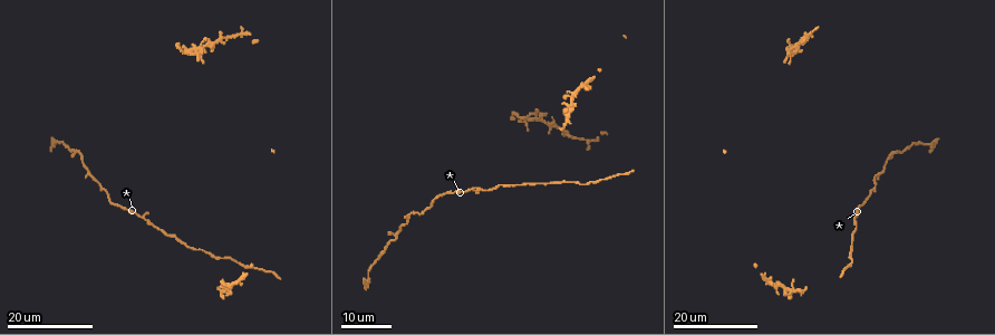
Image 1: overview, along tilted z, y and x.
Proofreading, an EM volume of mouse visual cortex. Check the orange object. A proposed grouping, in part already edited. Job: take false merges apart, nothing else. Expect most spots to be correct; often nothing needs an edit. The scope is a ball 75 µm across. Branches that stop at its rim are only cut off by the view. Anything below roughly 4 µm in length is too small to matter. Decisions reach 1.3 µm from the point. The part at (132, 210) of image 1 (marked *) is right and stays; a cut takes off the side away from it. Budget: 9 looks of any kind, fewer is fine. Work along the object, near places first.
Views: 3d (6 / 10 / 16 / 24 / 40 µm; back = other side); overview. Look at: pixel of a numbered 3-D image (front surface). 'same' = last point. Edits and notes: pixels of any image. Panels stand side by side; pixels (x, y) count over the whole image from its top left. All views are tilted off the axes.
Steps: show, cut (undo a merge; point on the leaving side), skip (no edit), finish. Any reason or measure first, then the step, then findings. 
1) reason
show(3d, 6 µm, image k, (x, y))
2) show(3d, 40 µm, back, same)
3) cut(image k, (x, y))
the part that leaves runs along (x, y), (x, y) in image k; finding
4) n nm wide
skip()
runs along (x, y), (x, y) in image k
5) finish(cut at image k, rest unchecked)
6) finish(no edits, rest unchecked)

show(3d, 16 µm, image 1, (562, 180))

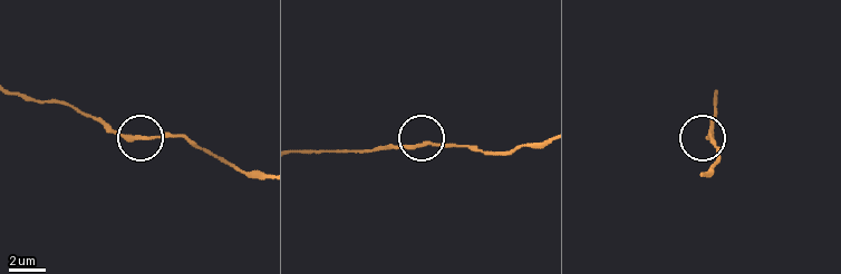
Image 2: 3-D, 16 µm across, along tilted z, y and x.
zoom in
show(3d, 6 µm, image 2, (425, 142))

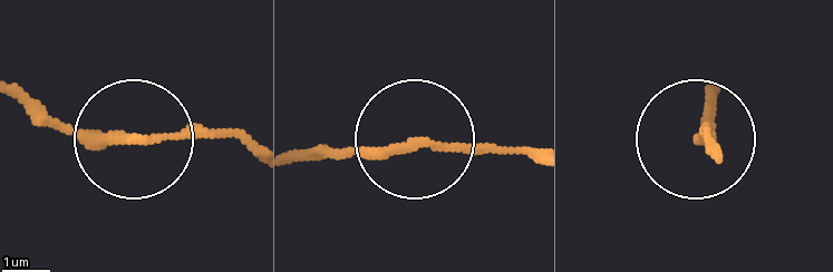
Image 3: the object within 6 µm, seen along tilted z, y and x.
skip()
continuous, no second neuron

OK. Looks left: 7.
thick turns thin
show(3d, 16 µm, image 1, (854, 218))

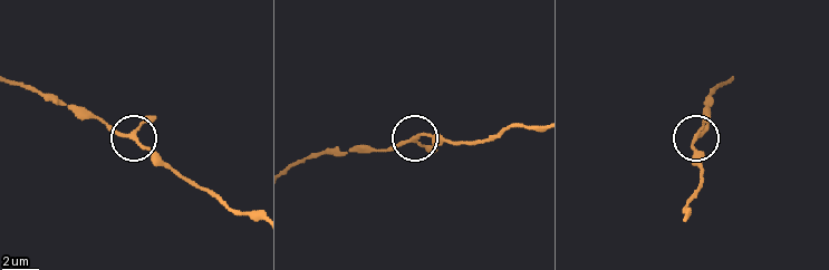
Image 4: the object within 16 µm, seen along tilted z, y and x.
show(3d, 6 µm, image 4, (696, 140))

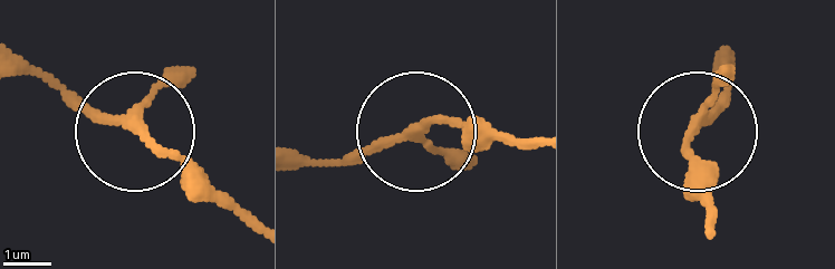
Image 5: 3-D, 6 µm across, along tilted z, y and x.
3 arms
skip()
runs along (297, 160), (353, 160), (449, 122), (493, 130) in image 5; one neuron here

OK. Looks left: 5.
four or more arms meet
show(3d, 16 µm, image 1, (201, 47))

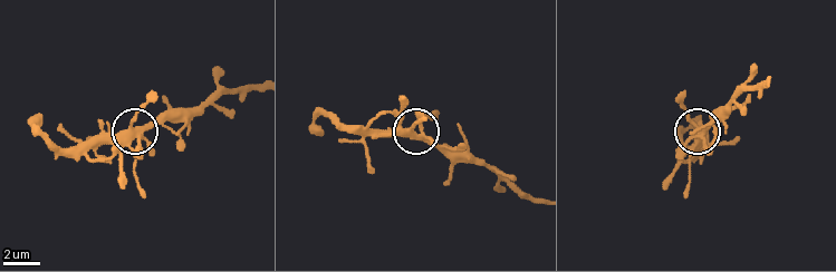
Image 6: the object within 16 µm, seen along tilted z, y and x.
closer look
show(3d, 6 µm, image 6, (695, 134))

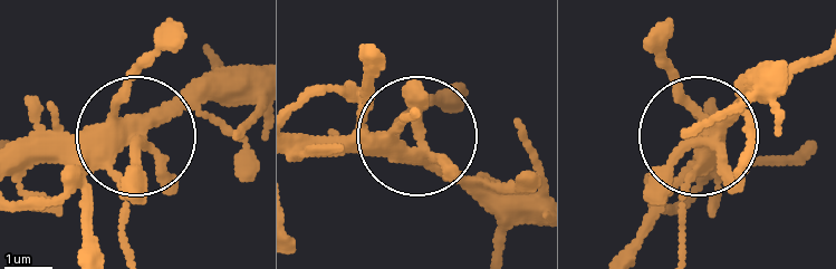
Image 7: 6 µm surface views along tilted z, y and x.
5 arms
skip()
all the same neuron

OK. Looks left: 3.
show(3d, 16 µm, image 1, (82, 158))

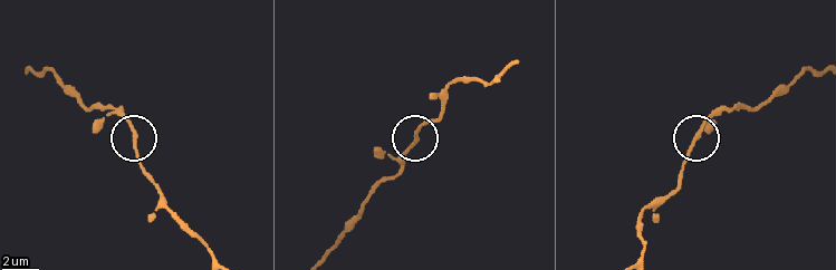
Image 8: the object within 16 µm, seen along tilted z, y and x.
show(3d, 6 µm, image 8, (700, 131))

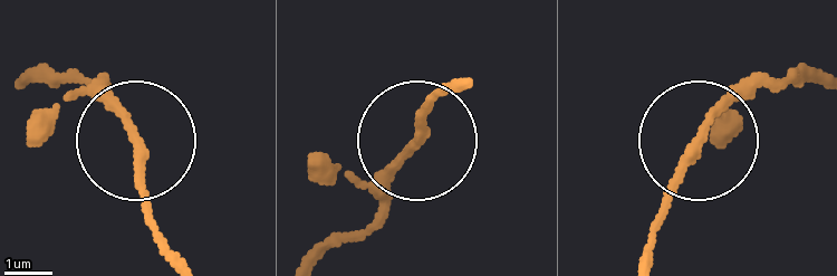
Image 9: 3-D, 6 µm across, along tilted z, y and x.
side arm 17 µm
skip()
runs along (181, 255), (153, 219), (136, 136), (77, 70) in image 9; continuous, no second neuron

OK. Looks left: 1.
finish(no edits, rest unchecked)

